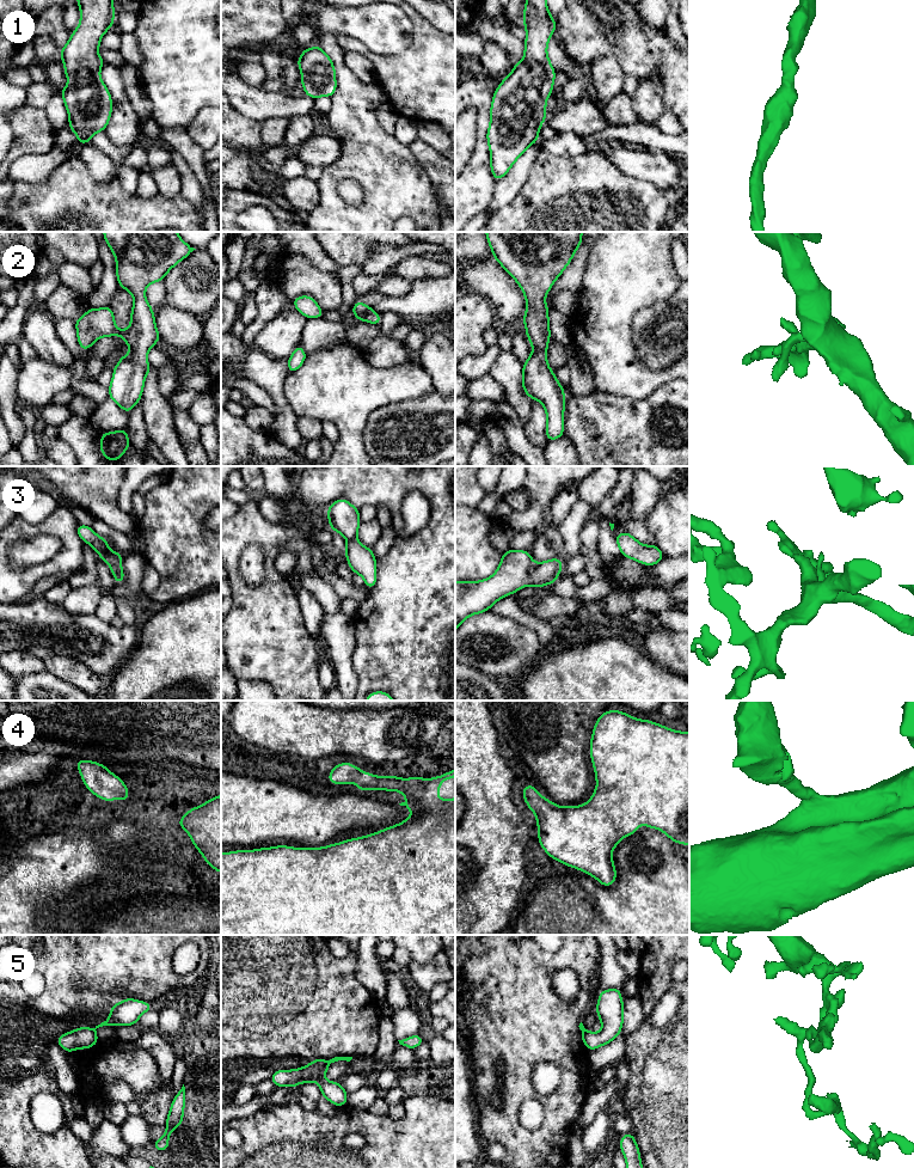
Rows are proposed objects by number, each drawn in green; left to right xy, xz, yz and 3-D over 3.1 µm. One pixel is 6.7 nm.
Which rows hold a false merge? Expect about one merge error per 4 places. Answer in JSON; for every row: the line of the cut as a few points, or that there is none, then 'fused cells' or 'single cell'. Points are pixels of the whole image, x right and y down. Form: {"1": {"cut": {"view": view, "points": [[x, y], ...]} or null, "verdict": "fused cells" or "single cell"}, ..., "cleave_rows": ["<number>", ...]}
{"1": {"cut": null, "verdict": "single cell"}, "2": {"cut": null, "verdict": "single cell"}, "3": {"cut": null, "verdict": "single cell"}, "4": {"cut": null, "verdict": "single cell"}, "5": {"cut": {"view": "xz", "points": [[327, 1061], [329, 1064]]}, "verdict": "fused cells"}, "cleave_rows": ["5"]}

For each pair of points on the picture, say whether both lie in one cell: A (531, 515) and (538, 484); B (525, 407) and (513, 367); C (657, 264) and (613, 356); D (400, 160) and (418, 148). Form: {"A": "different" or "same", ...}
{"A": "same", "B": "same", "C": "same", "D": "different"}

